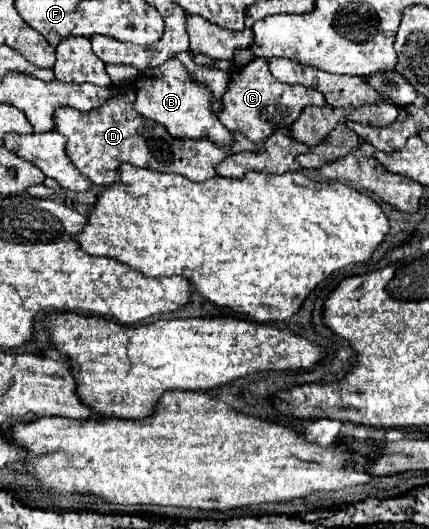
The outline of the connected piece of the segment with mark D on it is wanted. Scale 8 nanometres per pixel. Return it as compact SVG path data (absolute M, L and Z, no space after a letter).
M123 91L121 95L107 101L103 107L93 109L89 113L81 113L77 109L57 109L55 113L55 127L67 141L67 155L77 165L77 169L89 177L95 185L111 185L117 181L117 169L121 163L133 163L137 167L147 167L161 173L179 173L195 183L203 183L211 177L217 177L215 165L221 163L225 157L241 151L257 151L257 145L241 133L233 133L233 145L217 145L203 139L181 141L171 137L167 129L155 121L141 117L135 109L135 93Z

